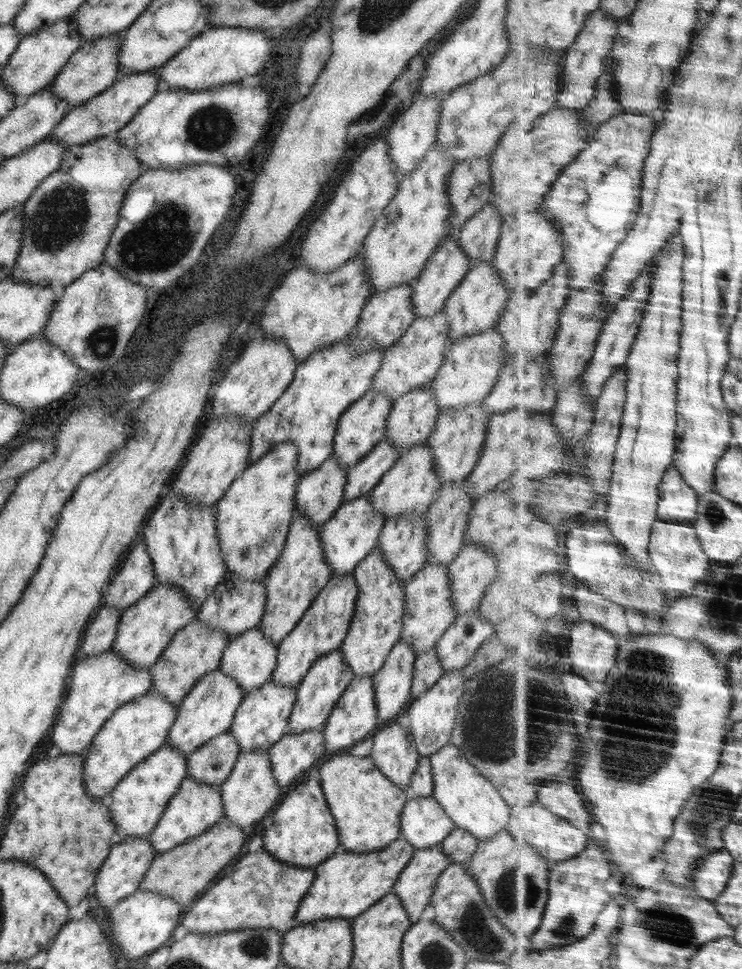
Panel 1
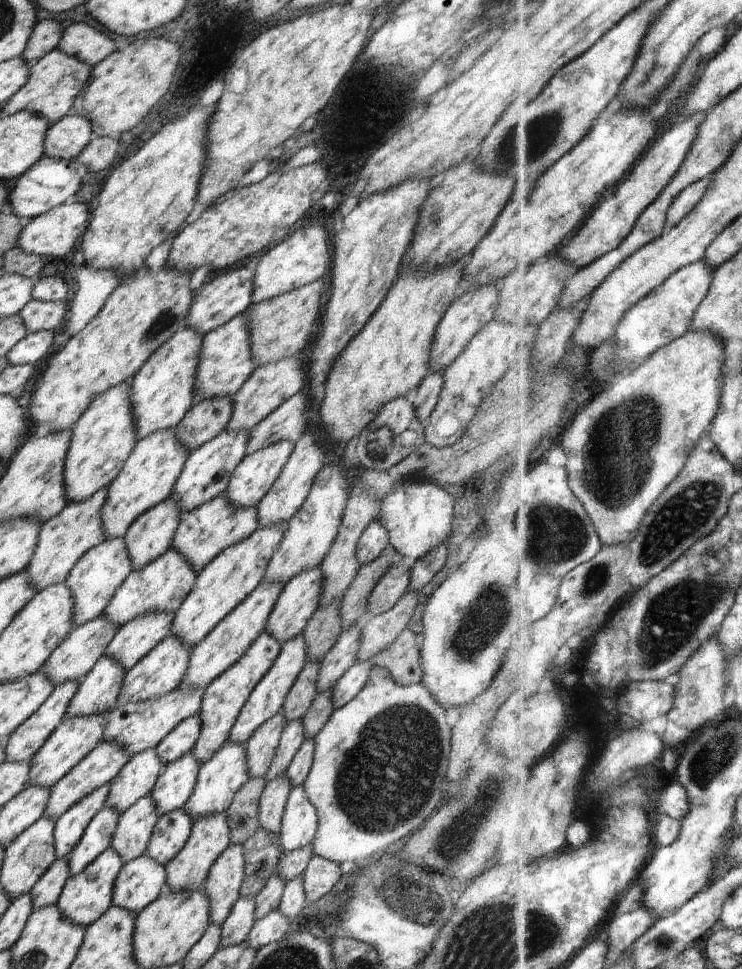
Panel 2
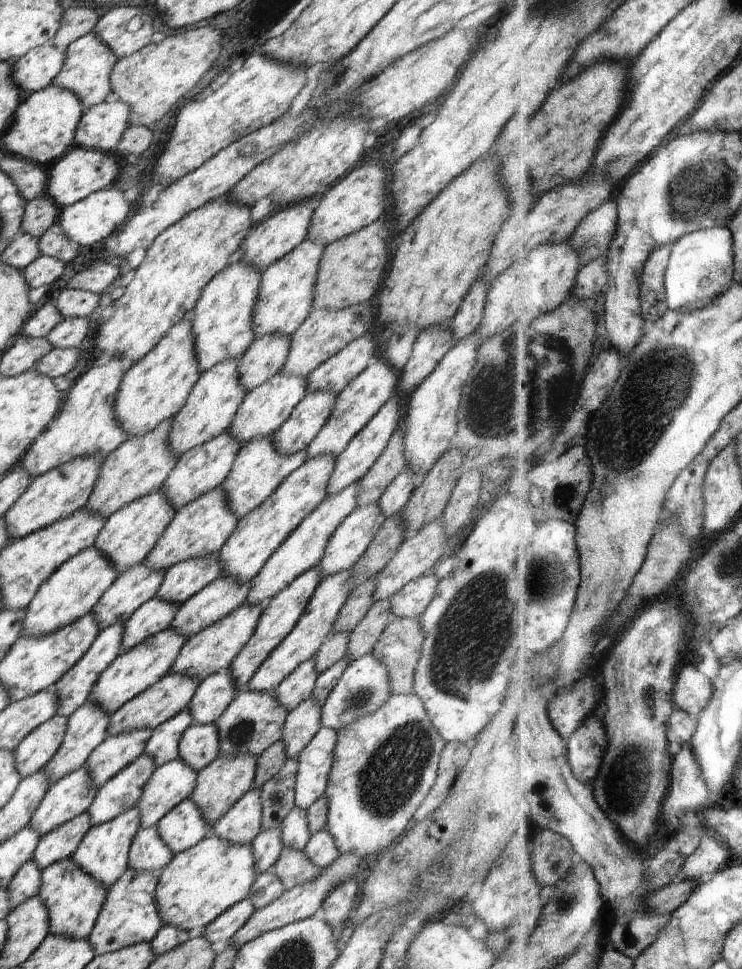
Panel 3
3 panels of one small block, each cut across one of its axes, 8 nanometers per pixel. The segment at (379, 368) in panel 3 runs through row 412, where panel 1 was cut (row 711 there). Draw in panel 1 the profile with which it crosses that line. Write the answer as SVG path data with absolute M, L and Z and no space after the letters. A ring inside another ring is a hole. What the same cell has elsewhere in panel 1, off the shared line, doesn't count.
M371 676L354 677L345 688L342 696L336 701L334 708L330 711L327 721L321 728L323 731L323 748L325 748L325 757L336 754L342 748L348 748L366 739L377 726L377 710L374 698L373 680Z

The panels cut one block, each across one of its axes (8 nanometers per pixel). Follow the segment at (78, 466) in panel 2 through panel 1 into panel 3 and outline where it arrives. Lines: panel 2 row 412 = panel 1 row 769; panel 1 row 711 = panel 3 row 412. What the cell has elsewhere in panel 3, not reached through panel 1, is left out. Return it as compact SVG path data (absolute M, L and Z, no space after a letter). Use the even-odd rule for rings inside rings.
M181 320L170 328L146 356L125 371L115 396L114 416L126 430L126 436L144 436L164 420L176 416L184 408L200 376L194 354L192 321Z

